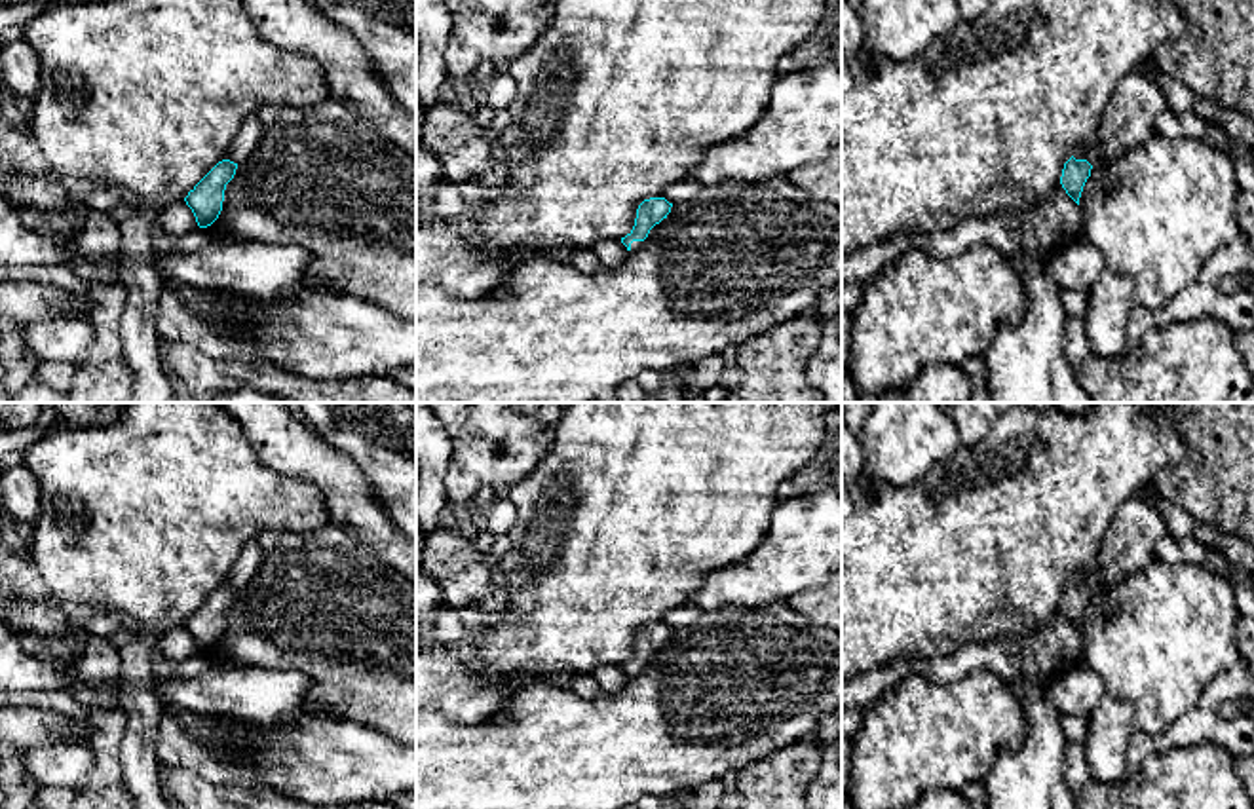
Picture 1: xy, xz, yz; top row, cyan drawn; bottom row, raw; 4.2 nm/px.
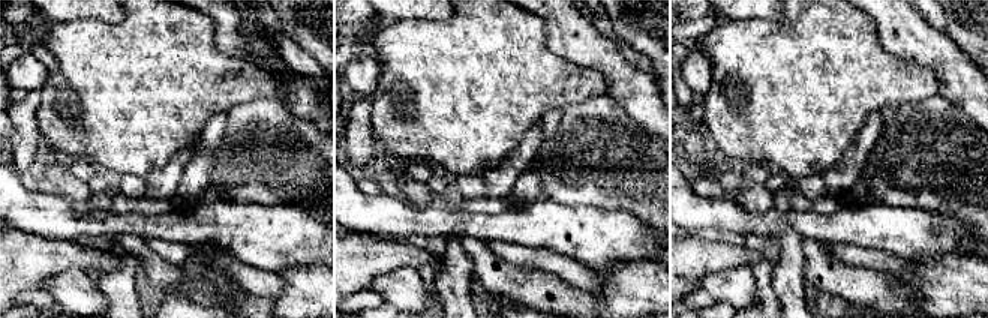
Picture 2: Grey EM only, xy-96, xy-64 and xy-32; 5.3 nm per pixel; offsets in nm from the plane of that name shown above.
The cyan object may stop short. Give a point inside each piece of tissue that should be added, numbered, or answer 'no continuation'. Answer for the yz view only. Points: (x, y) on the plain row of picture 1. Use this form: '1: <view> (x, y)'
1: yz (1129, 545)

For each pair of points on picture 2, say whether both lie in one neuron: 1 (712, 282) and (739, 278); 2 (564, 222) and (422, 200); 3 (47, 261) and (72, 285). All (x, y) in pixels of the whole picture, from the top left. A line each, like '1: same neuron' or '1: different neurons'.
1: same neuron
2: different neurons
3: different neurons

